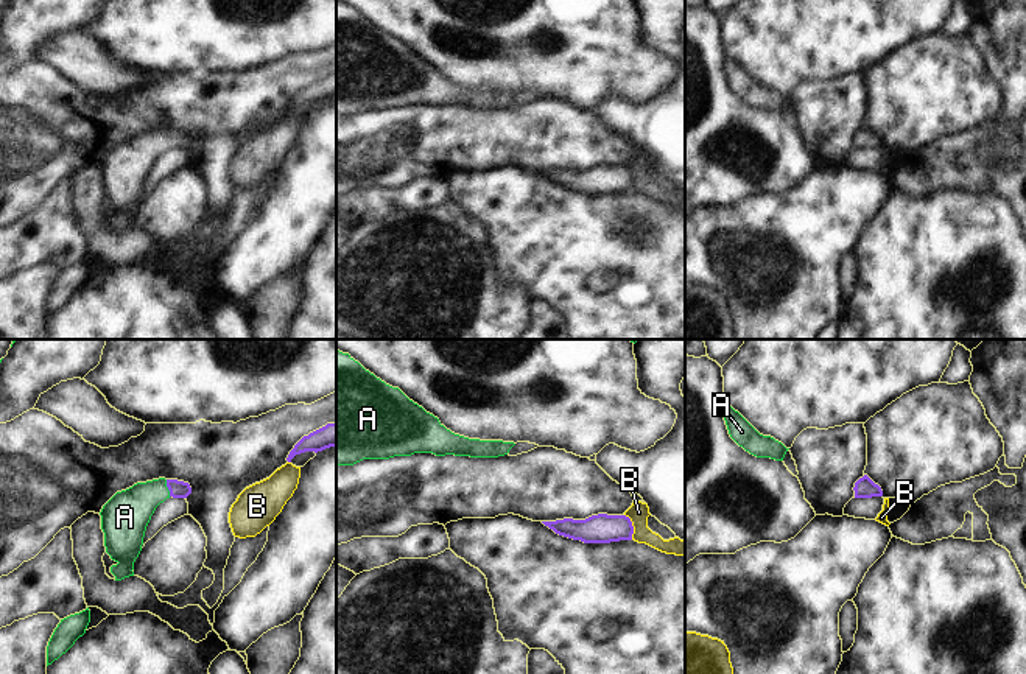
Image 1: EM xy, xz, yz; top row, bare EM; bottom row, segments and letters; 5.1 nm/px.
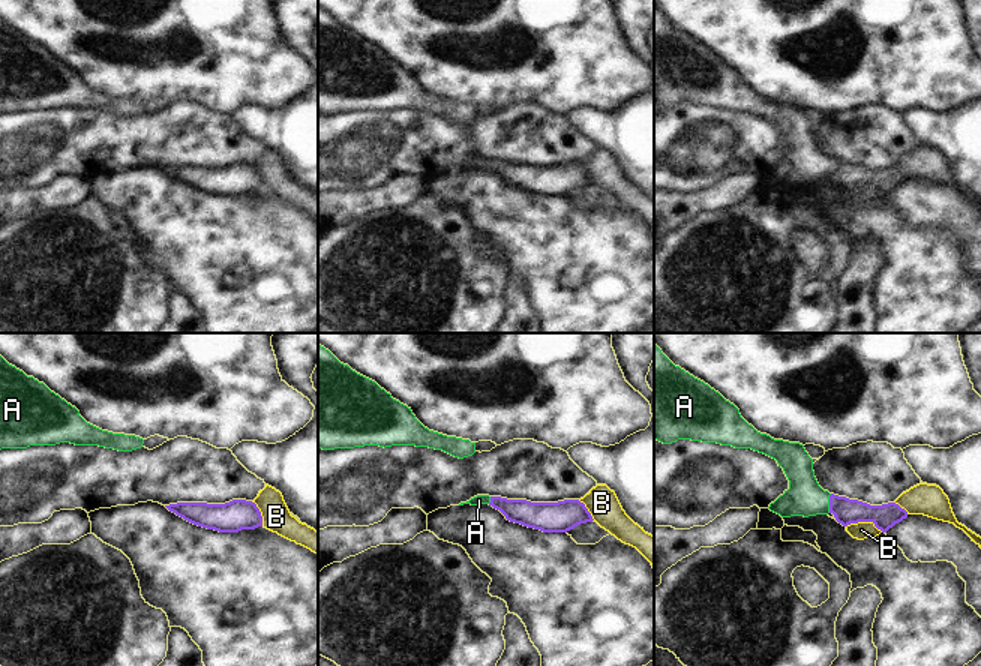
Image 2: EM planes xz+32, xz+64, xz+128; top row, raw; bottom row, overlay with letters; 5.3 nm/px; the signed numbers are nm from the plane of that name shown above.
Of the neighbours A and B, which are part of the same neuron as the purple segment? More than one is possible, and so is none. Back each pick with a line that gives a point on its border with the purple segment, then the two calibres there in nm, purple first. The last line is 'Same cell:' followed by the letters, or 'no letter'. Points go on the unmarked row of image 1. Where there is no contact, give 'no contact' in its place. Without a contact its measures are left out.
A: xy (167, 137) | 100/240 nm
Same cell: A

